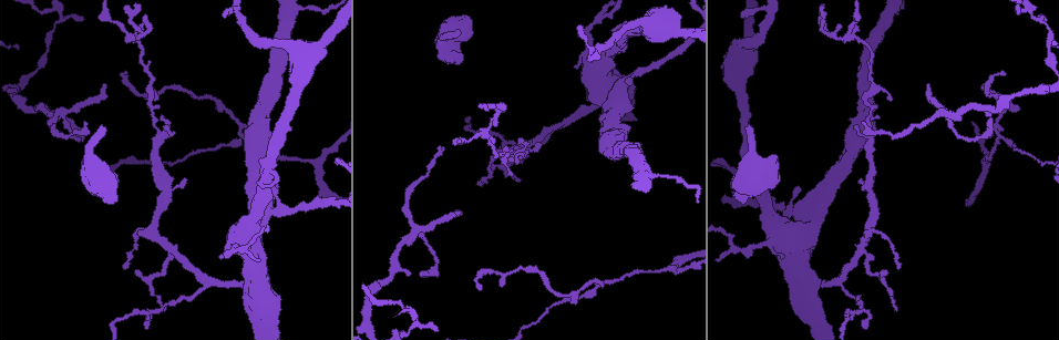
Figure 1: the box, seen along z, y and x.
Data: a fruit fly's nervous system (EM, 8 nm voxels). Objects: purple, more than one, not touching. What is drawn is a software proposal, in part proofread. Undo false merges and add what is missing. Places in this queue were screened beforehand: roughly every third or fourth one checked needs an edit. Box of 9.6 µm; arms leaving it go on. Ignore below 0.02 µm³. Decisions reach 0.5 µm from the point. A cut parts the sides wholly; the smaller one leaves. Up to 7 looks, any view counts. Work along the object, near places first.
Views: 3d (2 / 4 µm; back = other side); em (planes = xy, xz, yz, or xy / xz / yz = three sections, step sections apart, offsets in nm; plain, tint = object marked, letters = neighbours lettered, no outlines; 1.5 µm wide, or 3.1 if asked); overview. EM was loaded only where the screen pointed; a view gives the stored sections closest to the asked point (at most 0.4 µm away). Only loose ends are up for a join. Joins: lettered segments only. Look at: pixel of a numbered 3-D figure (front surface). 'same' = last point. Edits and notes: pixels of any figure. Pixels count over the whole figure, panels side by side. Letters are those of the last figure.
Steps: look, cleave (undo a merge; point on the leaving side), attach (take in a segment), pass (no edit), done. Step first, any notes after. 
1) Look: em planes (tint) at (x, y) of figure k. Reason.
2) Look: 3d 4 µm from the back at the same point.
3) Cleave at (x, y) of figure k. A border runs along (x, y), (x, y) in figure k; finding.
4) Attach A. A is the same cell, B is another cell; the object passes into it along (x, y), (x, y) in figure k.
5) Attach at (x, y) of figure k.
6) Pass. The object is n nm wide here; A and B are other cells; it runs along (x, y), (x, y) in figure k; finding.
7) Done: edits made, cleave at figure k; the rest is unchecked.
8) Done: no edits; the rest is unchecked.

Look: 3d 4 µm at (537, 143) of figure 1. An open end.

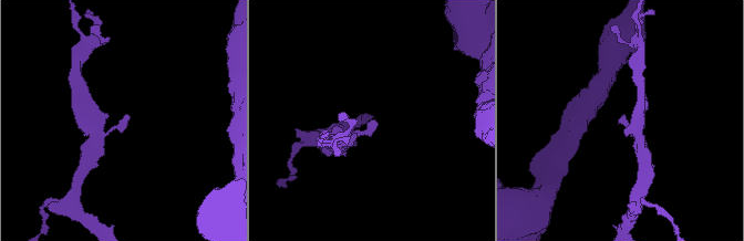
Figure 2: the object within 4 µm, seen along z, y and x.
Look: em yz step 8 (tint) at (623, 116) of figure 2.

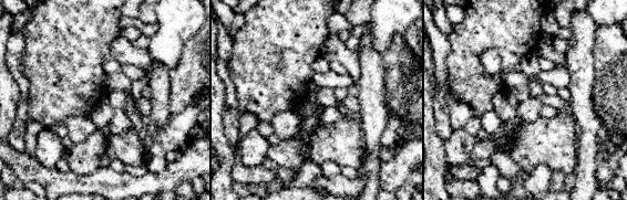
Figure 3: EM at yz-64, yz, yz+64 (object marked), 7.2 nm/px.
Look: em planes (letters) at the same point. Cut it another way.

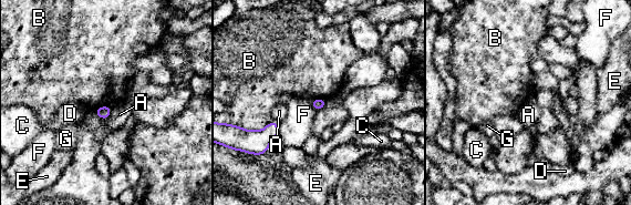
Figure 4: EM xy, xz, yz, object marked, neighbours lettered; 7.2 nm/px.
Pass. A, B, C, D, E, F and G are other cells; a border runs along (272, 120), (260, 130), (246, 130) in figure 4; no lettered segment goes on from it.

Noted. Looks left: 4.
Look: em planes (letters) at (738, 201) of figure 1. Free end.

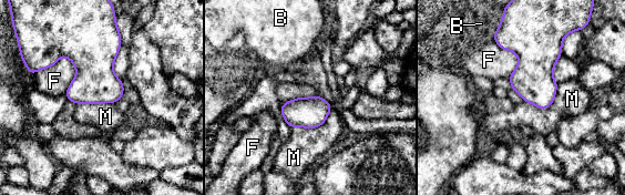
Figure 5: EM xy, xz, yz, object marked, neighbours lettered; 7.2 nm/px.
Pass. The longest contact is with F, 340 nm; B, F and M are other cells; a border runs along (559, 84), (546, 108), (523, 101) in figure 5; none of them fits.

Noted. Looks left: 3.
Look: em yz step 4 (letters) at (104, 84) of figure 1. Tapers out.

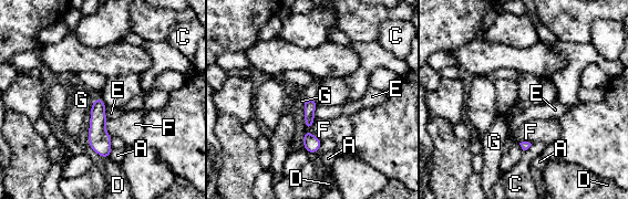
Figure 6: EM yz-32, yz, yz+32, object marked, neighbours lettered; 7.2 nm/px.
Pass. A, C, D, E, F and G are other cells; it runs along (307, 102), (307, 137), (310, 149) in figure 6; no lettered segment goes on from it.

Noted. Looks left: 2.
Done: no edits; the rest is unchecked.

